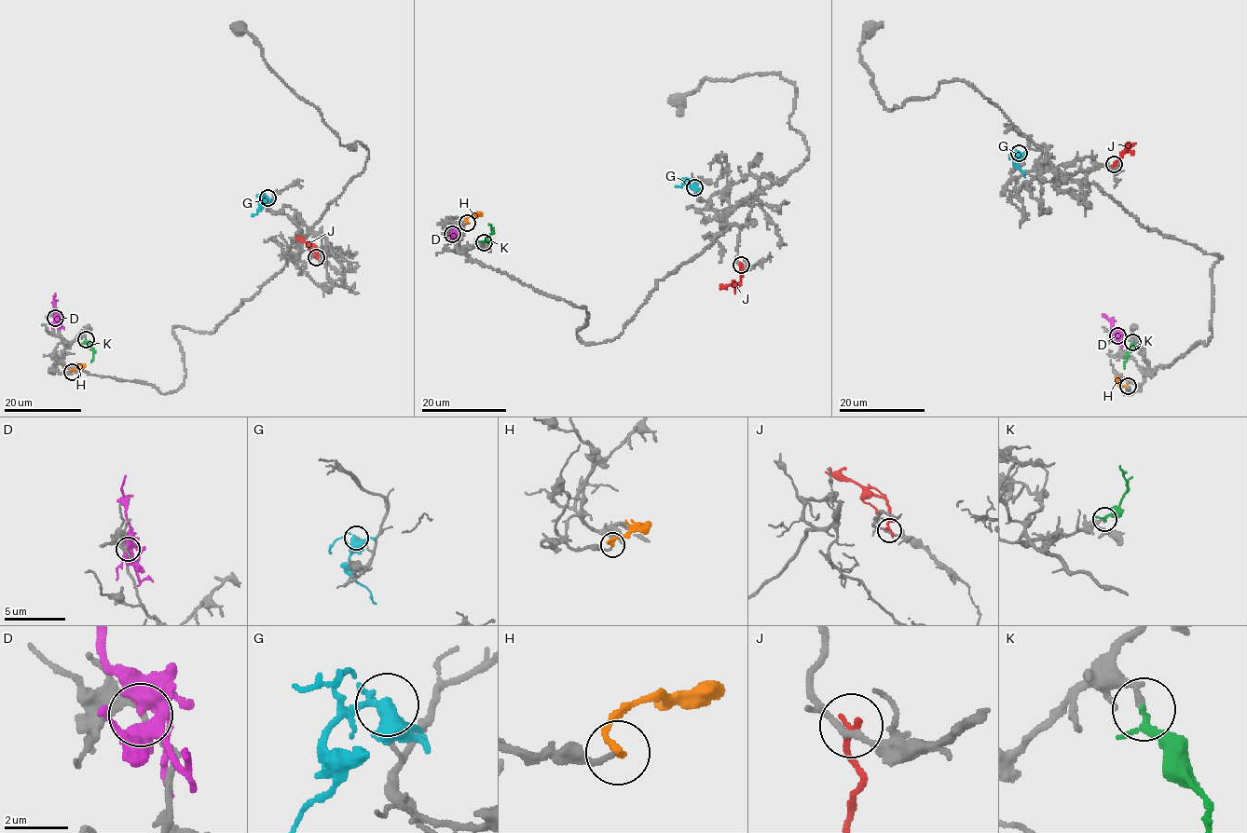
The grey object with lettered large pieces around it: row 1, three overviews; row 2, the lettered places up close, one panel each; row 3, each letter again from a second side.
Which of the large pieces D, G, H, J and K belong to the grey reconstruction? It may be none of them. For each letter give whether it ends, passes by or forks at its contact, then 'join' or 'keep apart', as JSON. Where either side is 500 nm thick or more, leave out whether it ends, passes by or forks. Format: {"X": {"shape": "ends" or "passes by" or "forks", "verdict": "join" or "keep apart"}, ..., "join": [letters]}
{"D": {"shape": "forks", "verdict": "keep apart"}, "G": {"shape": "forks", "verdict": "keep apart"}, "H": {"shape": "ends", "verdict": "join"}, "J": {"shape": "ends", "verdict": "keep apart"}, "K": {"shape": "passes by", "verdict": "keep apart"}, "join": ["H"]}

